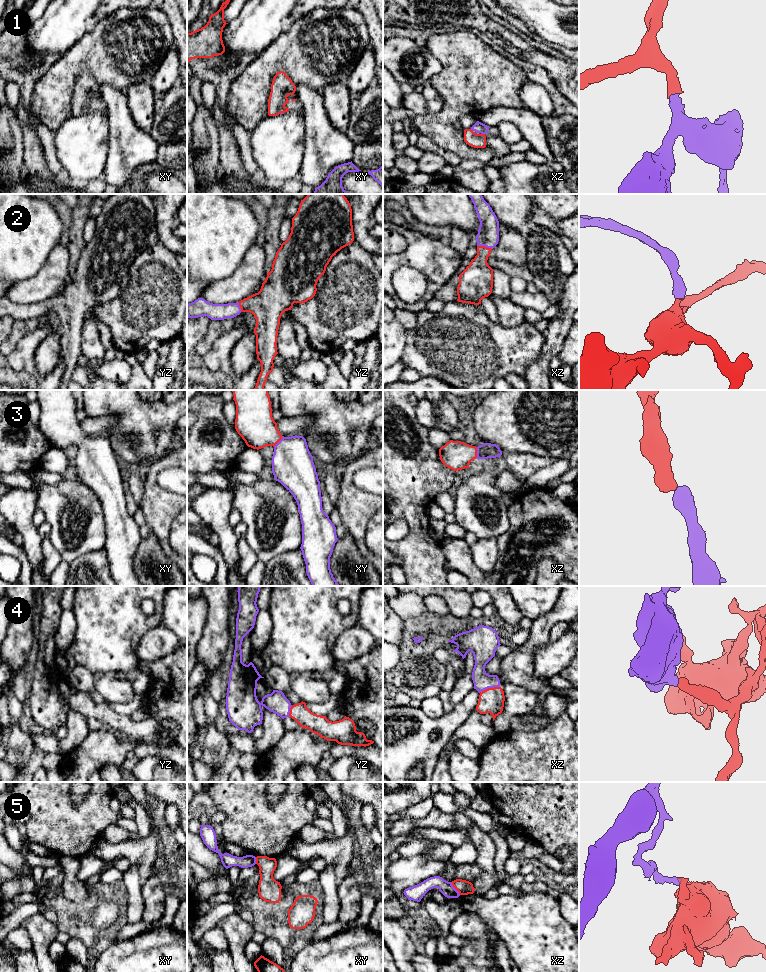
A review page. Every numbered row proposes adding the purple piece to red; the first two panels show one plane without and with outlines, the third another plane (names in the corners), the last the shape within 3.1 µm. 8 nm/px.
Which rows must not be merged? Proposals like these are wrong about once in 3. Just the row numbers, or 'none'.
5

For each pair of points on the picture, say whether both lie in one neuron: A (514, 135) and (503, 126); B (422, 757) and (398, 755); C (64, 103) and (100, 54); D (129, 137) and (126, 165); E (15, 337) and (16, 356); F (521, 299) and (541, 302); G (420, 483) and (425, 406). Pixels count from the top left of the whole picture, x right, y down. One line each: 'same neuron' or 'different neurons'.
A: same neuron
B: same neuron
C: same neuron
D: same neuron
E: different neurons
F: same neuron
G: different neurons

